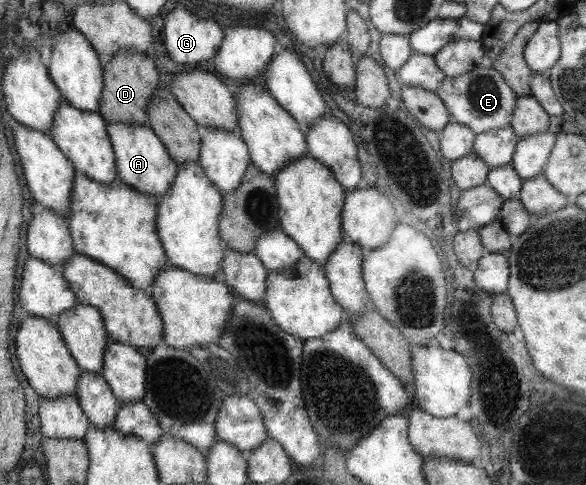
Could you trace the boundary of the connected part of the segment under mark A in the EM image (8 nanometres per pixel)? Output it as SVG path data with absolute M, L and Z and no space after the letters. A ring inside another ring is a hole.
M107 122L107 134L111 138L115 150L116 177L118 181L130 185L140 193L167 196L168 191L175 184L178 164L168 158L167 149L160 144L161 139L147 124L140 123L110 123Z

